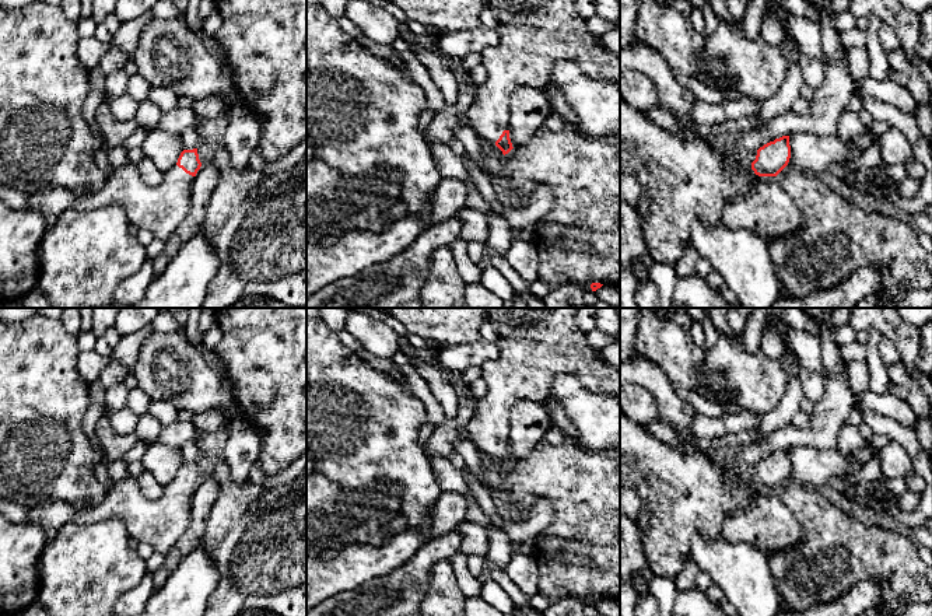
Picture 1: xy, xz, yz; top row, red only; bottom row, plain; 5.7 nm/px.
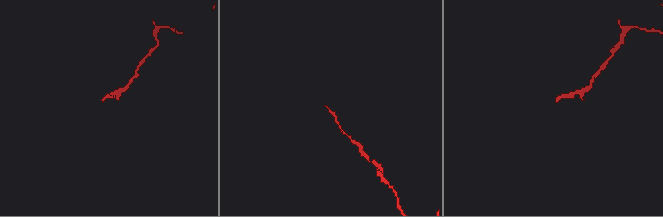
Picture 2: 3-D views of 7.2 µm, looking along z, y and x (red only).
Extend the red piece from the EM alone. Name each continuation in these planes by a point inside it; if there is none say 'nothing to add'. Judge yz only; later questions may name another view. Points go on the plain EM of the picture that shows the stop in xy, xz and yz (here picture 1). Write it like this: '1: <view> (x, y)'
1: yz (685, 496)

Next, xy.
1: xy (160, 522)

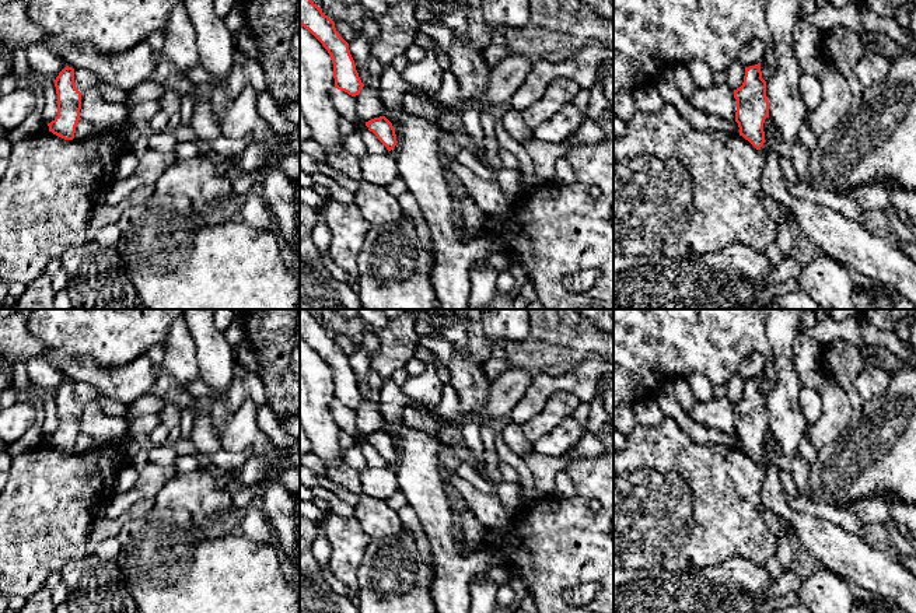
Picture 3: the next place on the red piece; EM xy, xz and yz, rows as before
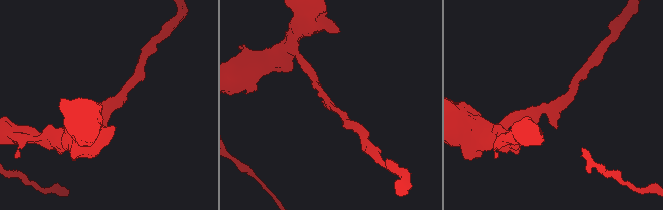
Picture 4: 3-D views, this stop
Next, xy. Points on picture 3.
nothing to add

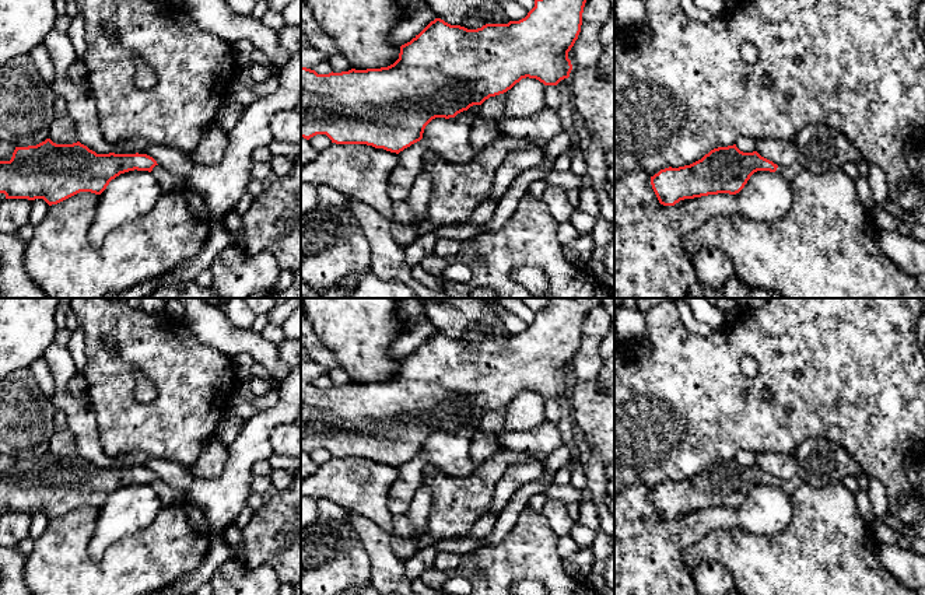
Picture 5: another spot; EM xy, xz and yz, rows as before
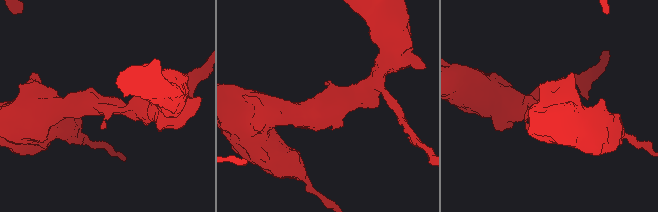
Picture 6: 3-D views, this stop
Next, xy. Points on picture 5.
1: xy (168, 494)

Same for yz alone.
1: yz (788, 486)

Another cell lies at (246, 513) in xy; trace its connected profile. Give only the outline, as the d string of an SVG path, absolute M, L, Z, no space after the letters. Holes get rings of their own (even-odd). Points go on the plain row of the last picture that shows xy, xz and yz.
M245 505L245 507L241 510L241 512L238 514L238 517L236 517L236 519L235 519L234 524L236 525L236 528L238 528L239 531L242 531L242 529L250 522L253 514L255 514L255 510L250 508L250 507L248 507L248 505Z

